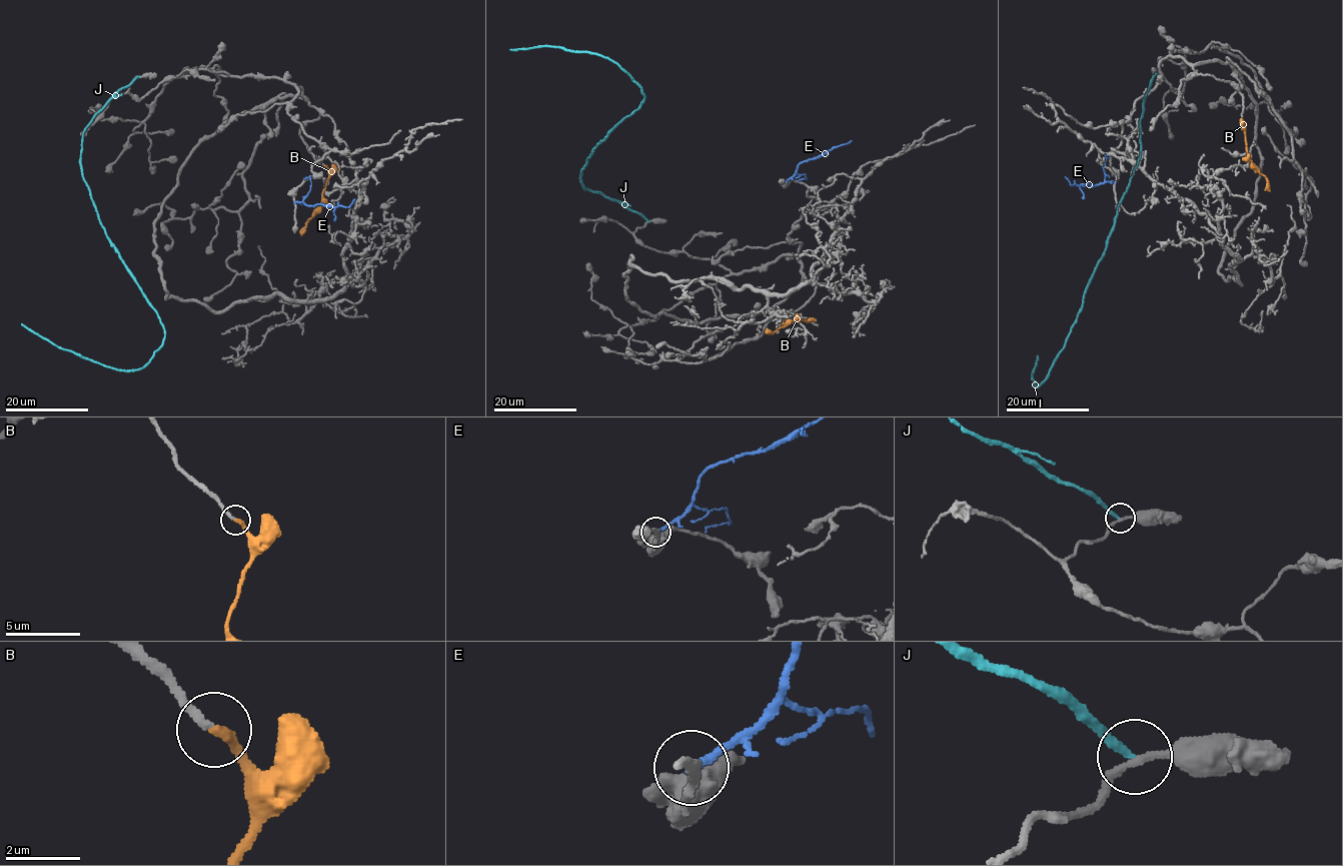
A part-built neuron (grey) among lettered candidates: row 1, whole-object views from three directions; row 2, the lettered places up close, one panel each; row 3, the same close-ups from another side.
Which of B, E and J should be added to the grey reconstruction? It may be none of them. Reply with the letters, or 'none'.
B

